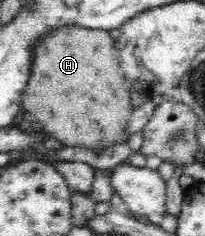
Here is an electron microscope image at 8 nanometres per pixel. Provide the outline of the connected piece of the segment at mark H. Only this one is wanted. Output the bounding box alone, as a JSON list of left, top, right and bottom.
[20,25,134,151]

